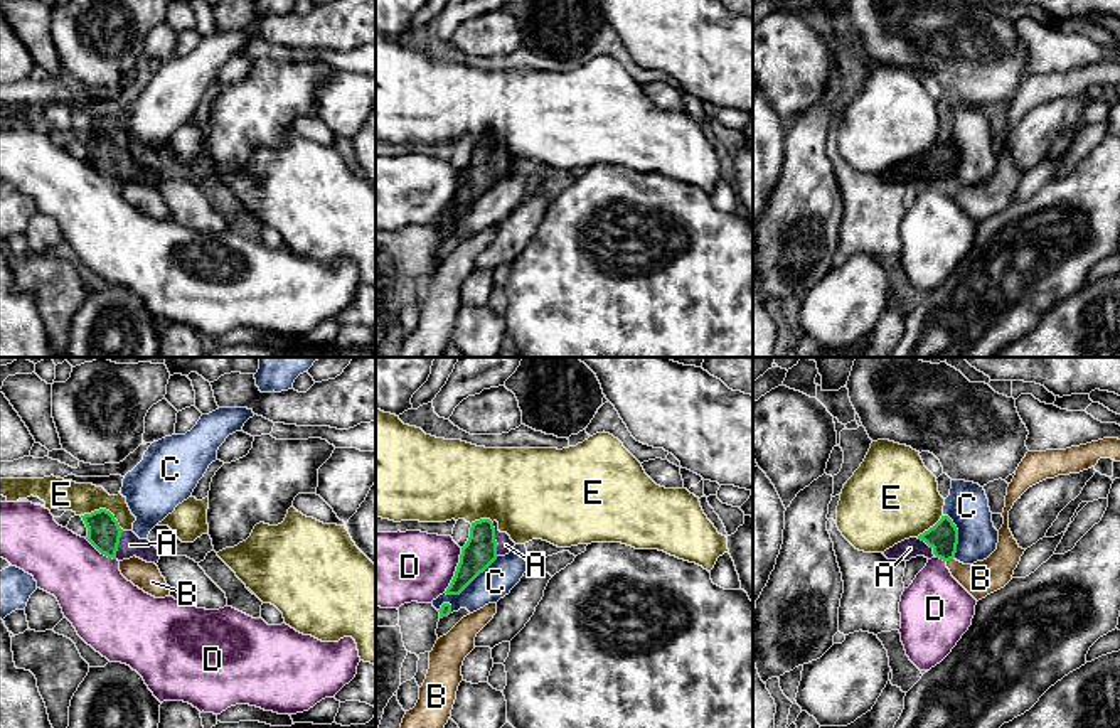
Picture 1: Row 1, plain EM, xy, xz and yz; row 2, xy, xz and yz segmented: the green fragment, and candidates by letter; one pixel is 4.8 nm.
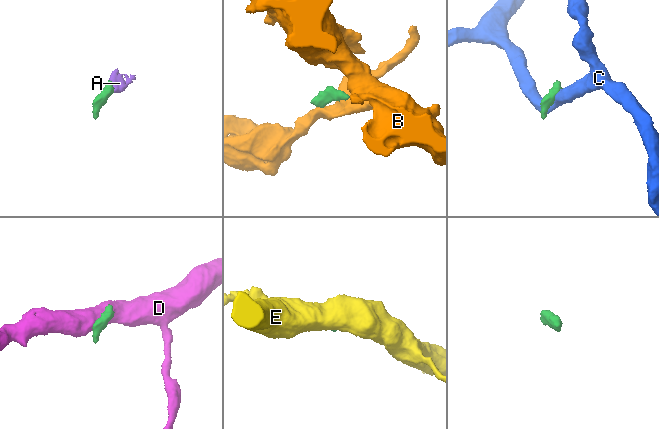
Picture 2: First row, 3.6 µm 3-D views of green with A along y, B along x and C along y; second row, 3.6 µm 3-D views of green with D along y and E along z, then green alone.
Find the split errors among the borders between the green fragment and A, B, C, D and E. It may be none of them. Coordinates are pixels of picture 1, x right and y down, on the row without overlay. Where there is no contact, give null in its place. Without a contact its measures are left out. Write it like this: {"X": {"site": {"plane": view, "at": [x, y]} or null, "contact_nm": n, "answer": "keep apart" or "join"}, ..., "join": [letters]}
{"A": {"site": {"plane": "xz", "at": [494, 162]}, "contact_nm": 160, "answer": "join"}, "B": {"site": {"plane": "yz", "at": [949, 182]}, "contact_nm": 40, "answer": "keep apart"}, "C": {"site": {"plane": "xz", "at": [470, 204]}, "contact_nm": 320, "answer": "keep apart"}, "D": {"site": {"plane": "xz", "at": [457, 192]}, "contact_nm": 240, "answer": "keep apart"}, "E": {"site": {"plane": "xy", "at": [105, 132]}, "contact_nm": 220, "answer": "keep apart"}, "join": ["A"]}

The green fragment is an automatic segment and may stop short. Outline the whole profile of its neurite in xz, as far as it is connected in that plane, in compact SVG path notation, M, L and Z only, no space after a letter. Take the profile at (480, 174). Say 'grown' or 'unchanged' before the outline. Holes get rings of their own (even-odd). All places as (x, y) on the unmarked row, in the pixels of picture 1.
grown | M480 142L472 145L470 160L461 170L460 185L445 216L460 217L499 179L509 177L514 169L510 158L499 153L497 143Z

